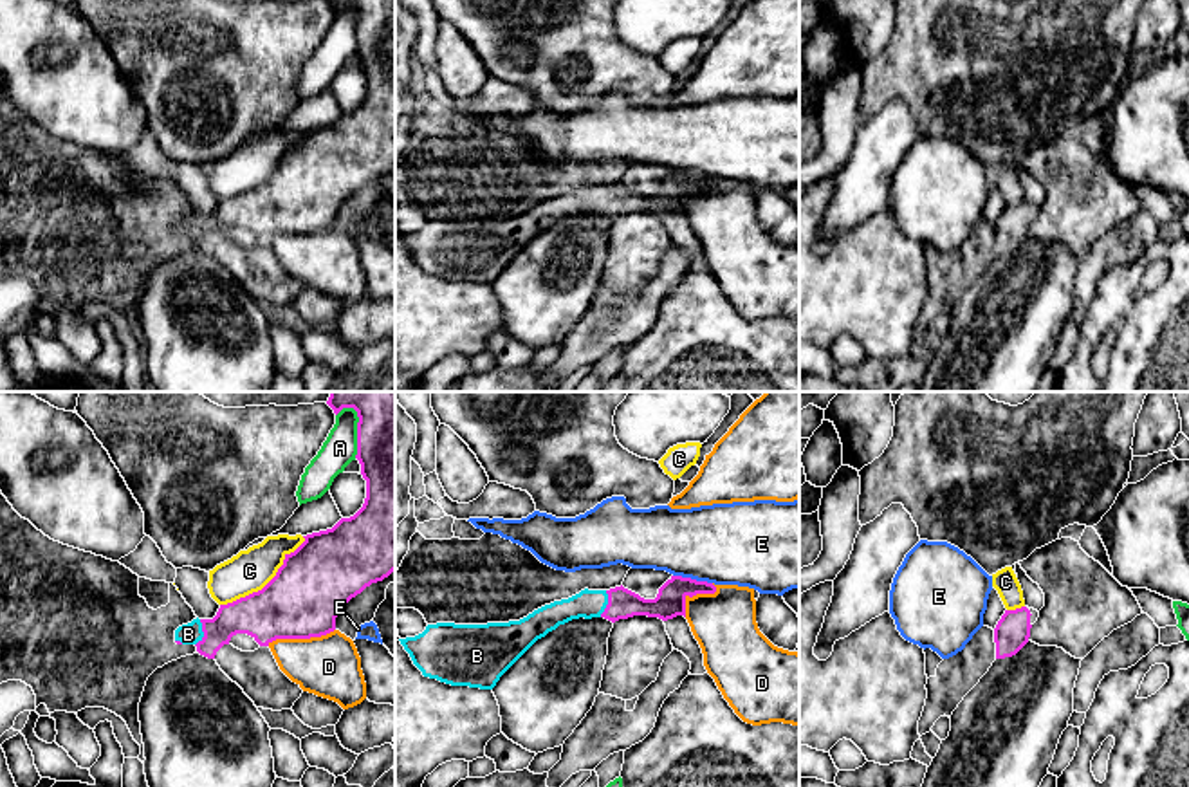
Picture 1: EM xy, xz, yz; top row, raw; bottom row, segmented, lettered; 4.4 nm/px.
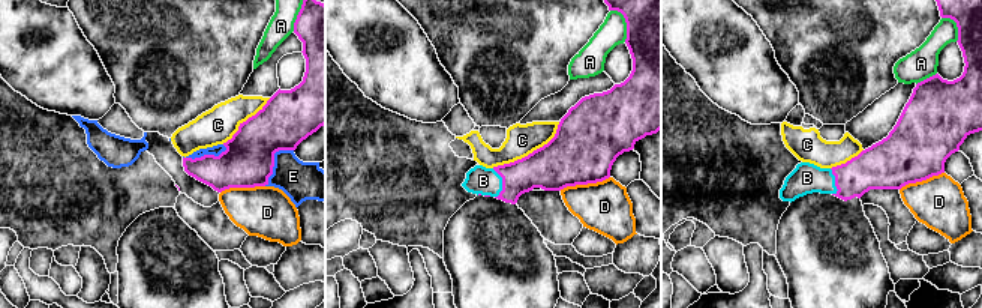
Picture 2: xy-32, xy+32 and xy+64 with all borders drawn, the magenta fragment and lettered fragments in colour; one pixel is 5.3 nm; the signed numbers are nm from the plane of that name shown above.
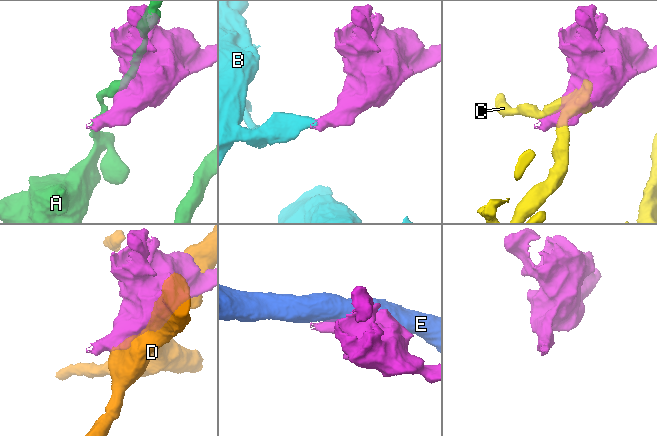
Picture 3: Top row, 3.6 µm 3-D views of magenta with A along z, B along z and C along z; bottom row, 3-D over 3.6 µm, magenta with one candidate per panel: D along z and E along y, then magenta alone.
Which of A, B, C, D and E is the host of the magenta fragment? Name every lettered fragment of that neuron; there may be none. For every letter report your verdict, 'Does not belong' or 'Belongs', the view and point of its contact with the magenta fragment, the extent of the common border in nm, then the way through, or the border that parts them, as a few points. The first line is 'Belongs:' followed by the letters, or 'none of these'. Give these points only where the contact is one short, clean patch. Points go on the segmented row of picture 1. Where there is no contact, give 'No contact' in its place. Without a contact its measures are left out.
Belongs: B
A: Does not belong. Touches magenta at xy (358, 428). Shared border 240 nm
B: Belongs. Touches magenta at xy (202, 630). Shared border 120 nm. Path across: xy (255, 614), (202, 630), (188, 634)
C: Does not belong. Touches magenta at xy (269, 582). Shared border 480 nm
D: Does not belong. Touches magenta at xy (300, 638). Shared border 320 nm
E: Does not belong. Touches magenta at xz (693, 580). Shared border 180 nm

